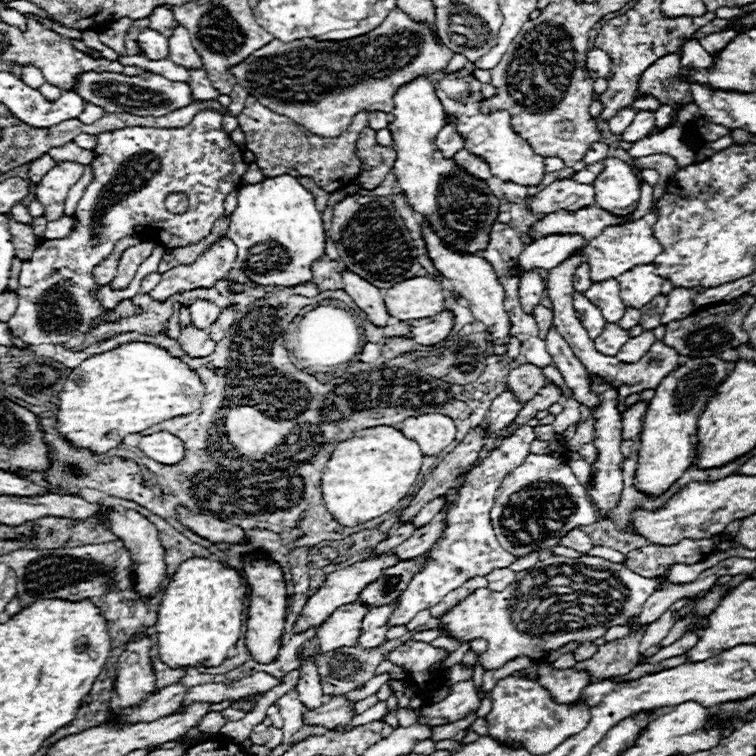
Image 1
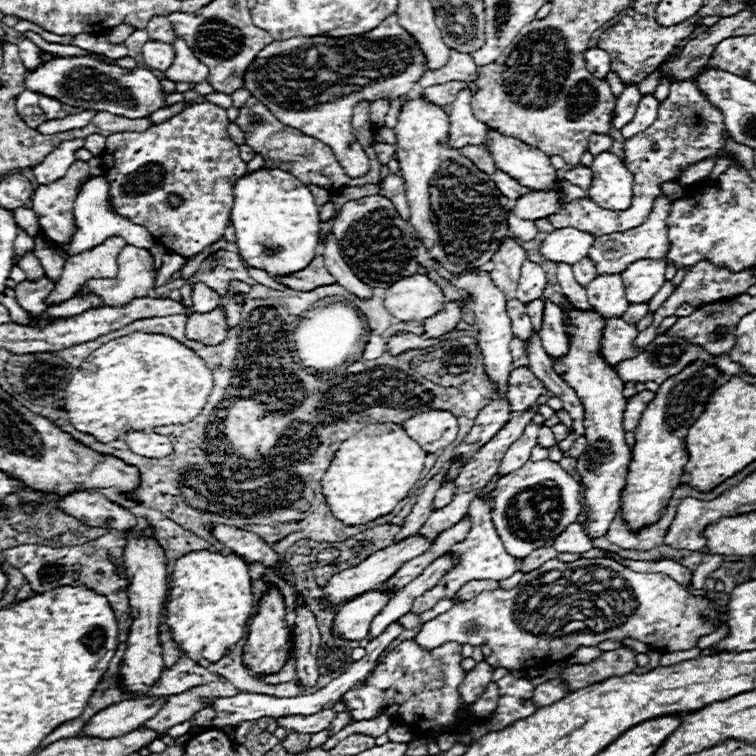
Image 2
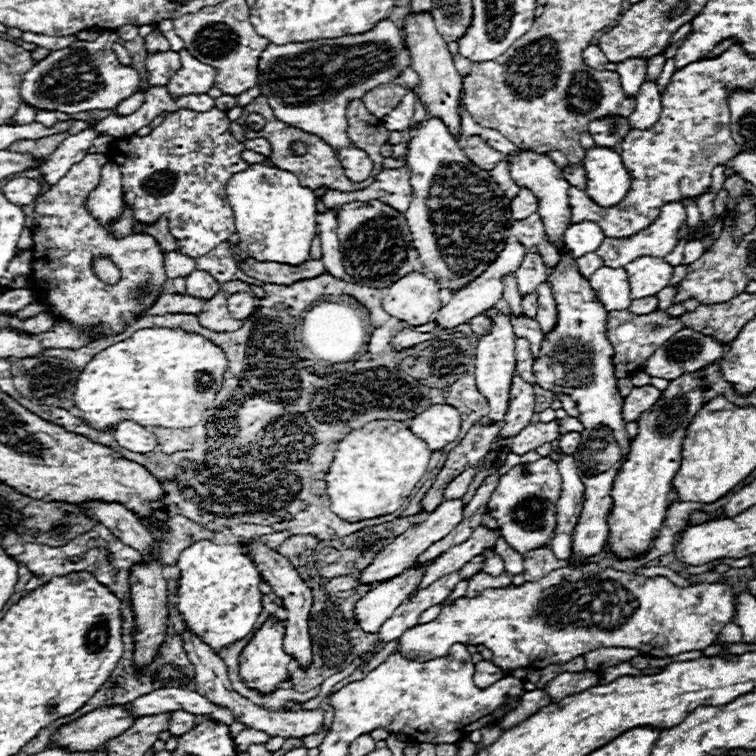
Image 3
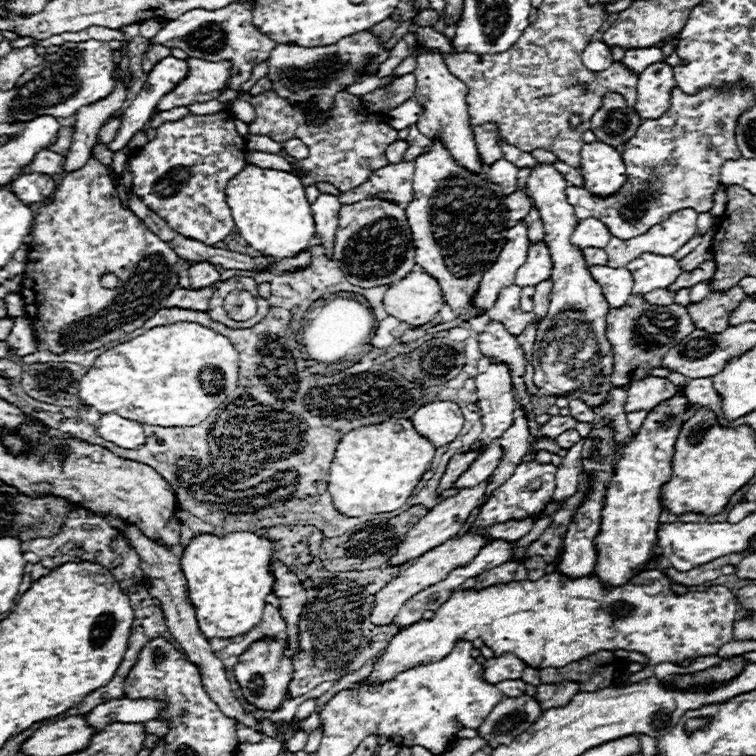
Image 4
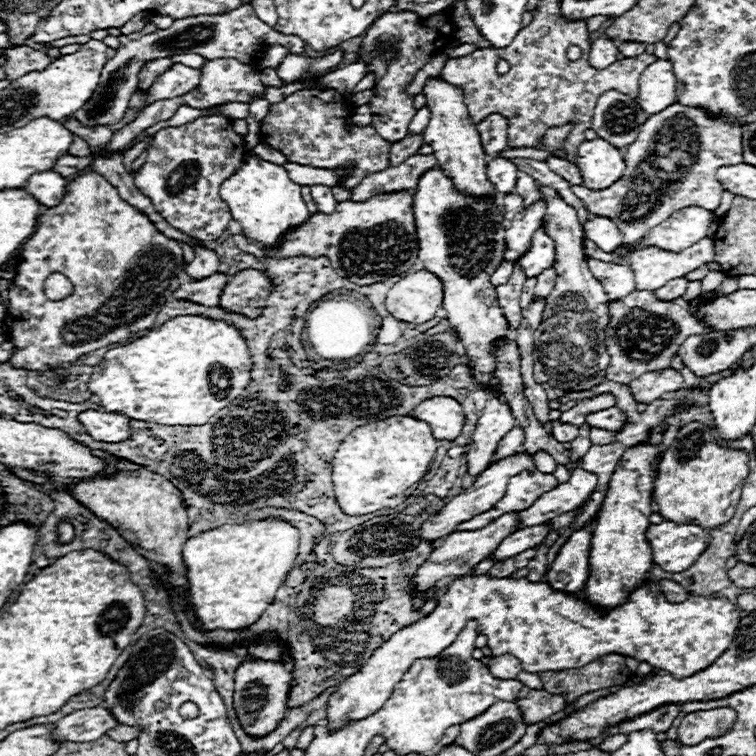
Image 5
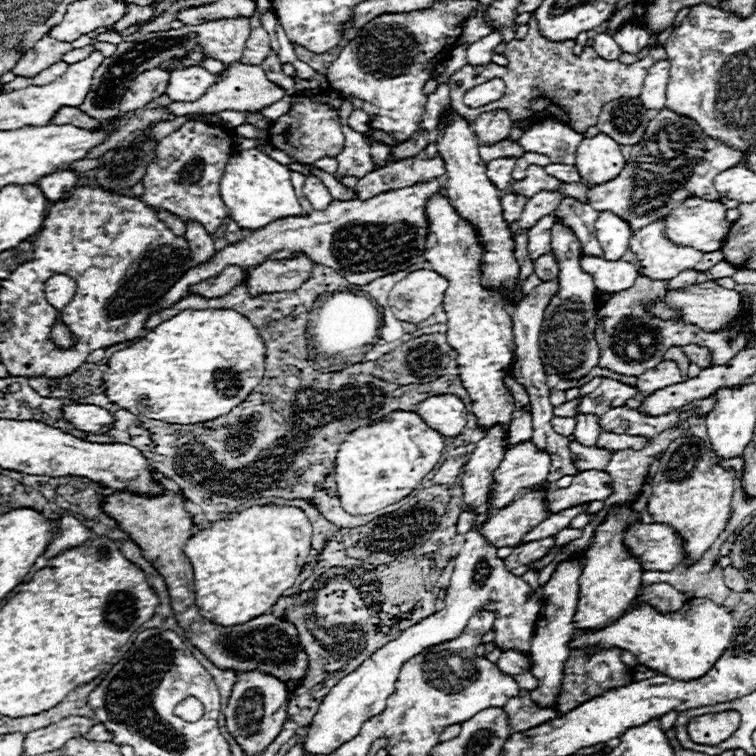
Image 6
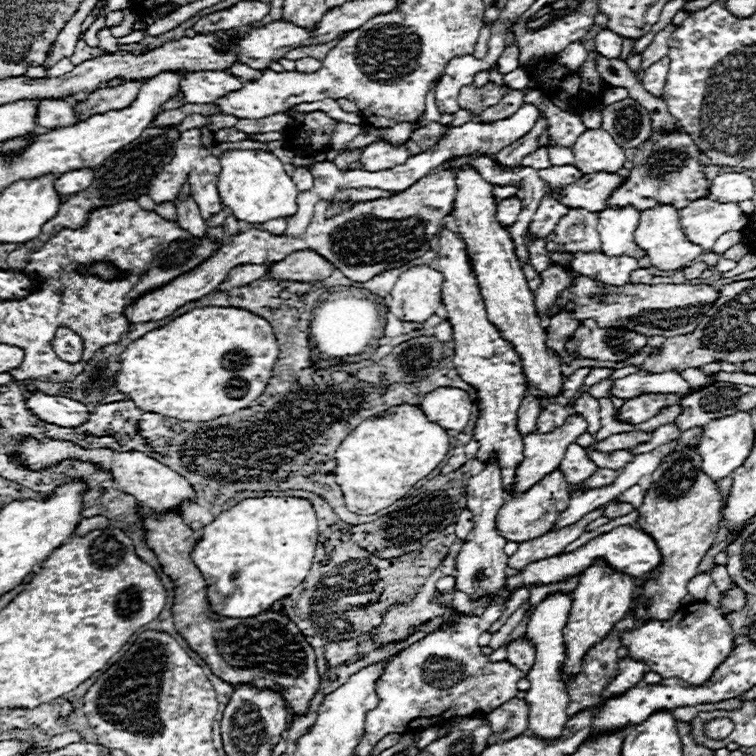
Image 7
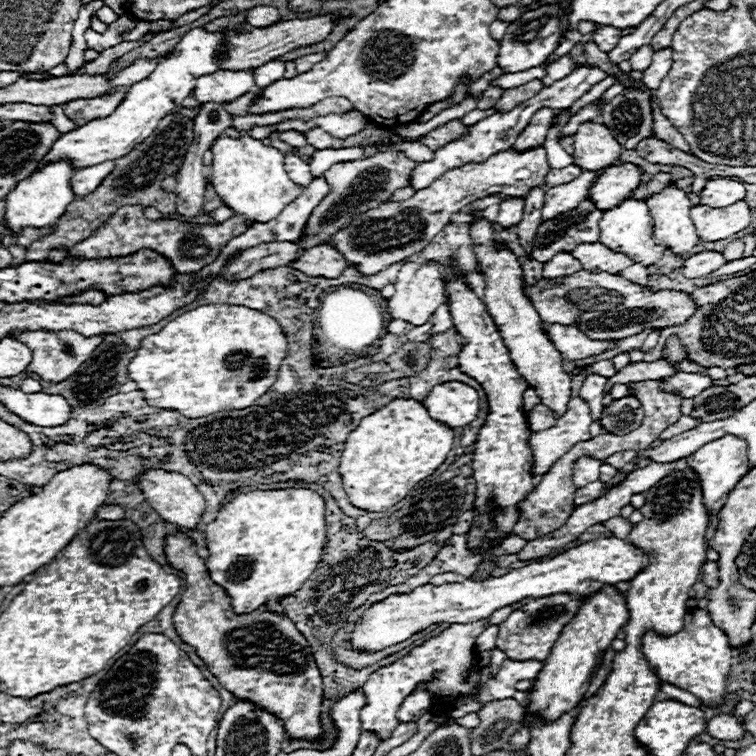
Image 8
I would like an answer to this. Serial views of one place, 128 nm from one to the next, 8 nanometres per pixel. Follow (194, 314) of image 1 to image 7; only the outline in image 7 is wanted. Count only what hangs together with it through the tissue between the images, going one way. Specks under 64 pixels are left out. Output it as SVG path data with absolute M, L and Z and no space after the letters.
M190 186L182 188L182 194L176 202L176 210L178 210L178 224L188 230L190 234L194 234L196 238L204 238L206 236L206 222L200 216L198 204L190 198Z

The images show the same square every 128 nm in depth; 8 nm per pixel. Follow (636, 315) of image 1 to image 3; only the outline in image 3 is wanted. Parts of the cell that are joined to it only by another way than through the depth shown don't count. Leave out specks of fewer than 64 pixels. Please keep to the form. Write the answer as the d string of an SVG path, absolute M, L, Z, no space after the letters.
M656 296L654 298L642 298L642 300L630 304L630 312L638 314L638 316L640 314L650 314L650 312L656 310L656 306L658 306L658 298Z

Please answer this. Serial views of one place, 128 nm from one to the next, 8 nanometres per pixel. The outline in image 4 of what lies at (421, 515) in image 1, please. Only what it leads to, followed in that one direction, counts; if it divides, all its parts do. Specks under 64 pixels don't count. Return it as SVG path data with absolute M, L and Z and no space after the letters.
M490 446L488 450L484 450L484 454L456 480L456 488L462 490L462 488L474 488L478 482L484 482L492 470L498 466L502 458L502 448L500 446Z

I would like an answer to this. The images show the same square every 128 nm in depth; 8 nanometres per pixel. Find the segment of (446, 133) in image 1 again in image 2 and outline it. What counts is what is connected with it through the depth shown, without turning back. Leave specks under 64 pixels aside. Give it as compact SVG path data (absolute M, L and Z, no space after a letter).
M468 88L460 90L456 100L450 104L450 134L448 134L448 144L458 150L468 144L482 144L482 138L486 134L486 124L476 120L470 108L472 94Z

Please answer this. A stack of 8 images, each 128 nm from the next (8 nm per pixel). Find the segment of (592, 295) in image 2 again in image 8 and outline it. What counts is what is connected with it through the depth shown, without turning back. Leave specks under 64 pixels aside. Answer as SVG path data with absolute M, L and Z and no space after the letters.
M600 242L594 244L580 244L574 248L574 258L578 258L578 262L582 264L584 270L588 272L608 272L608 274L618 274L624 268L632 266L634 260L630 260L624 254L612 252L606 246L602 246Z

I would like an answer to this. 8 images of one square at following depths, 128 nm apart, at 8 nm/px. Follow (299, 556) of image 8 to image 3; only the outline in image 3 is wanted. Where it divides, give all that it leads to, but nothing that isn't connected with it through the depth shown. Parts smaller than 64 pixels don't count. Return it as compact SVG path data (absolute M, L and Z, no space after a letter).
M196 542L188 546L180 558L180 580L178 580L178 612L192 634L196 634L202 642L206 642L212 650L222 650L236 640L242 640L250 634L258 614L262 612L262 592L260 592L260 572L248 554L242 552L240 544L214 544L214 542Z

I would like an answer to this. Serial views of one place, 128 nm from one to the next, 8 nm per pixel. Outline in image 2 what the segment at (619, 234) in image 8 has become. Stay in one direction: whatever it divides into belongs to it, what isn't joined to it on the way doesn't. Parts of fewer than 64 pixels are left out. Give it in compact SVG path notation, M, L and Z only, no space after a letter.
M560 228L544 238L540 244L540 254L550 262L574 264L588 256L594 236L576 228Z

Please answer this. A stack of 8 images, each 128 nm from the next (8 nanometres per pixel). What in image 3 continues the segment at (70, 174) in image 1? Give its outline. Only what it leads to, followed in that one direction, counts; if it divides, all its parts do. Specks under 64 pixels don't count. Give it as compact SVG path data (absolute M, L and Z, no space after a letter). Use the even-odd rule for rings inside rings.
M88 154L82 162L74 164L66 178L62 178L58 184L50 186L46 192L42 192L34 202L34 214L32 214L32 234L34 234L34 264L32 264L32 284L36 284L36 294L48 298L50 310L56 314L56 318L68 318L76 326L90 326L96 322L104 324L104 334L118 334L122 332L130 320L134 320L140 312L146 310L146 306L154 304L154 298L160 294L160 286L166 282L164 272L164 252L158 246L158 242L148 234L130 234L126 238L116 240L112 236L112 230L106 226L98 226L94 218L84 208L84 198L98 186L100 182L100 170L108 162L106 154ZM96 254L108 256L118 270L122 272L122 278L118 284L110 286L96 278L92 272L92 258Z

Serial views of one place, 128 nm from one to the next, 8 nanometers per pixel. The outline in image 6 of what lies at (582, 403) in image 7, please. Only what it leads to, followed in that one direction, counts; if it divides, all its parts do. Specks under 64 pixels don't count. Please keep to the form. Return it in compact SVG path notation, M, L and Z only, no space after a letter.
M582 414L576 418L576 430L574 430L574 440L580 442L582 446L594 446L596 444L596 436L600 432L598 420L592 414Z

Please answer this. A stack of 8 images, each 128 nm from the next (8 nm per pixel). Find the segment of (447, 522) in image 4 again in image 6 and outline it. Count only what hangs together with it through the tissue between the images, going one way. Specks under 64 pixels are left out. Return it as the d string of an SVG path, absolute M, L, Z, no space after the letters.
M522 442L506 450L504 460L494 470L494 484L488 494L488 508L498 510L516 500L526 488L548 478L550 456L538 452L532 442Z

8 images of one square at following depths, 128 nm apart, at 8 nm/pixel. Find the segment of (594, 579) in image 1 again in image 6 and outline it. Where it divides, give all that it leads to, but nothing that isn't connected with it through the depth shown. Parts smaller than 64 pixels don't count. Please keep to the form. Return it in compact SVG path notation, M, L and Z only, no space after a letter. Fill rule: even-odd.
M480 516L480 520L474 524L474 530L464 534L466 542L464 542L460 554L456 556L456 568L450 578L450 586L448 586L448 592L444 598L444 608L434 612L426 620L410 626L396 640L378 648L358 670L344 676L326 694L326 698L324 698L322 706L318 708L318 714L314 716L314 720L308 728L308 734L304 738L306 752L314 752L314 754L324 752L326 754L326 752L334 750L336 746L340 746L342 742L354 738L368 718L380 714L386 708L386 700L394 692L394 682L398 680L402 664L408 662L410 658L414 658L416 654L420 654L422 650L448 642L448 640L456 638L458 634L462 634L470 616L474 616L480 610L496 614L496 620L492 626L492 630L496 632L494 646L498 646L504 652L518 650L518 652L530 656L530 640L534 636L536 622L538 622L542 606L546 602L536 592L532 592L532 588L522 578L508 572L500 558L496 558L496 548L486 544L478 532L478 528L484 524L484 520L486 518ZM692 598L678 612L660 614L650 604L630 606L616 622L600 630L582 630L570 640L572 650L592 650L596 646L628 650L636 660L660 674L676 680L694 680L706 674L714 662L730 646L734 634L734 618L722 604L708 598Z

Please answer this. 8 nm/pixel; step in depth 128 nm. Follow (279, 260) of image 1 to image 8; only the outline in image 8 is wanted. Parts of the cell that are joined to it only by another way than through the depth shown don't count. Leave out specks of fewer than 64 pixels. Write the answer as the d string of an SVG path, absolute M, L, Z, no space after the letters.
M220 136L212 146L212 186L222 202L232 208L236 214L252 222L270 222L274 220L286 204L296 200L302 194L302 188L290 182L288 172L284 170L284 156L272 146L262 146L260 140L250 136L228 138Z

